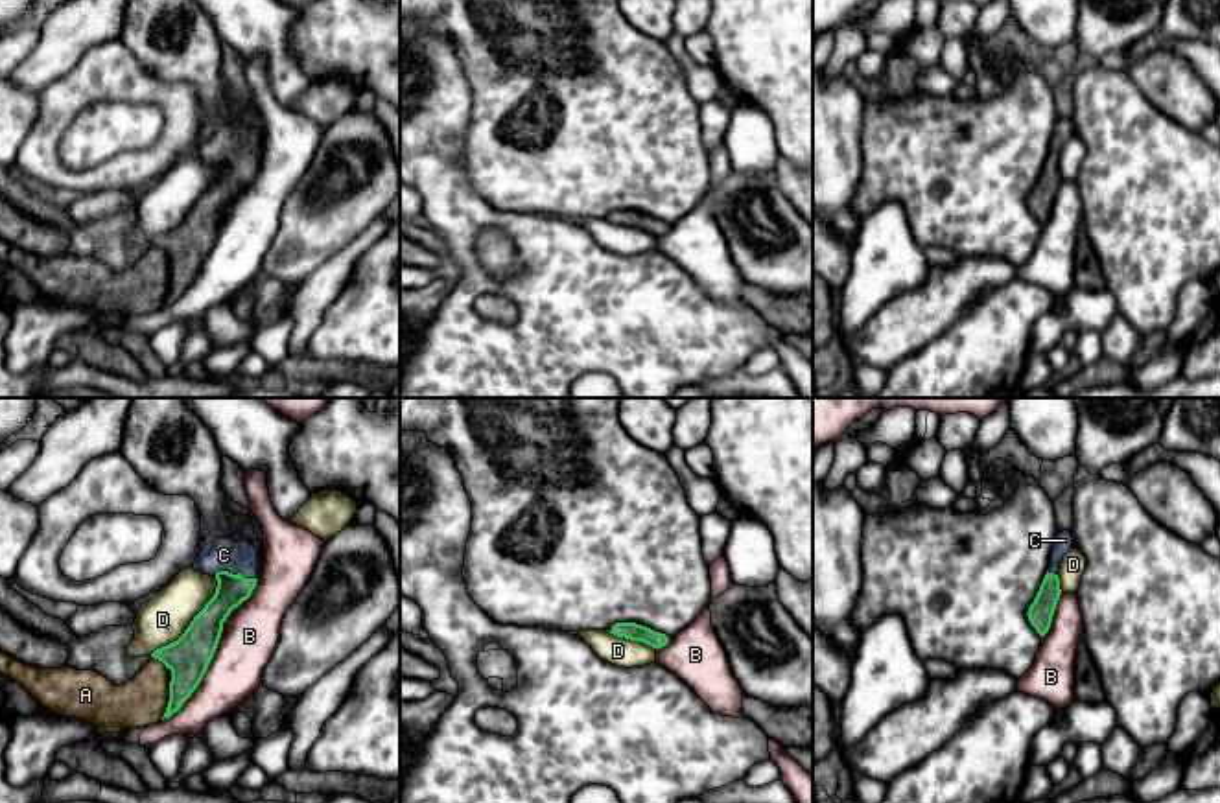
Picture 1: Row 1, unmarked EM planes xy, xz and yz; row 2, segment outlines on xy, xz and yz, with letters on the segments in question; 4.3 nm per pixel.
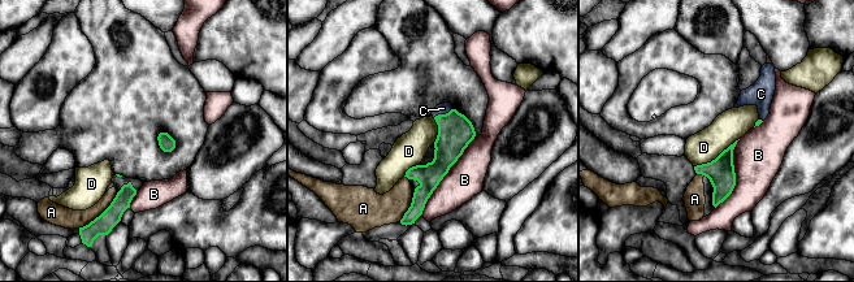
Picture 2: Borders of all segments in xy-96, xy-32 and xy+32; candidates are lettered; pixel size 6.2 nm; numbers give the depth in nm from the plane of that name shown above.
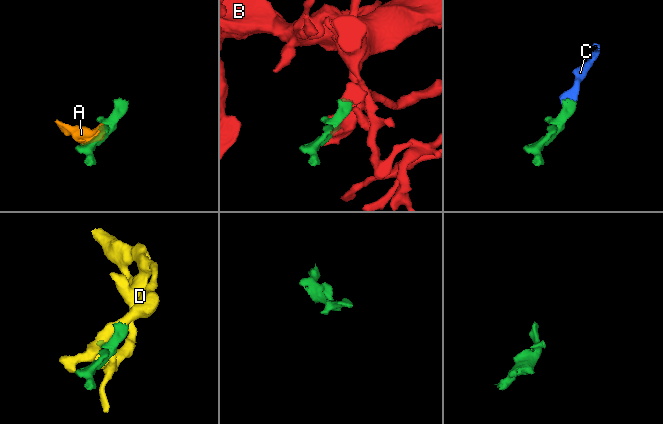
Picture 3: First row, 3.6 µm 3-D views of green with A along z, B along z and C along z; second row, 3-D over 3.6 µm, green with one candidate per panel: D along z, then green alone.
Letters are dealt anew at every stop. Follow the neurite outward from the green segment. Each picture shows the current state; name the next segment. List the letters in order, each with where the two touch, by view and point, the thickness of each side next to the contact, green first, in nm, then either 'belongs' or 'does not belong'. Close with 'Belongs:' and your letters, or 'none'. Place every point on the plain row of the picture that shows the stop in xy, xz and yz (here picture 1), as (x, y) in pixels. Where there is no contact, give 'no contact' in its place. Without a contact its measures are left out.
A: meets green in xy at (170, 288); 190 nm thick on the green side, 220 nm on the other; does not belong
B: meets green in xy at (214, 238); 190 nm thick on the green side, 240 nm on the other; does not belong
C: meets green in xy at (238, 161); 140 nm thick on the green side, 140 nm on the other; belongs
D: meets green in xy at (192, 209); 190 nm thick on the green side, 200 nm on the other; does not belong
Belongs: C

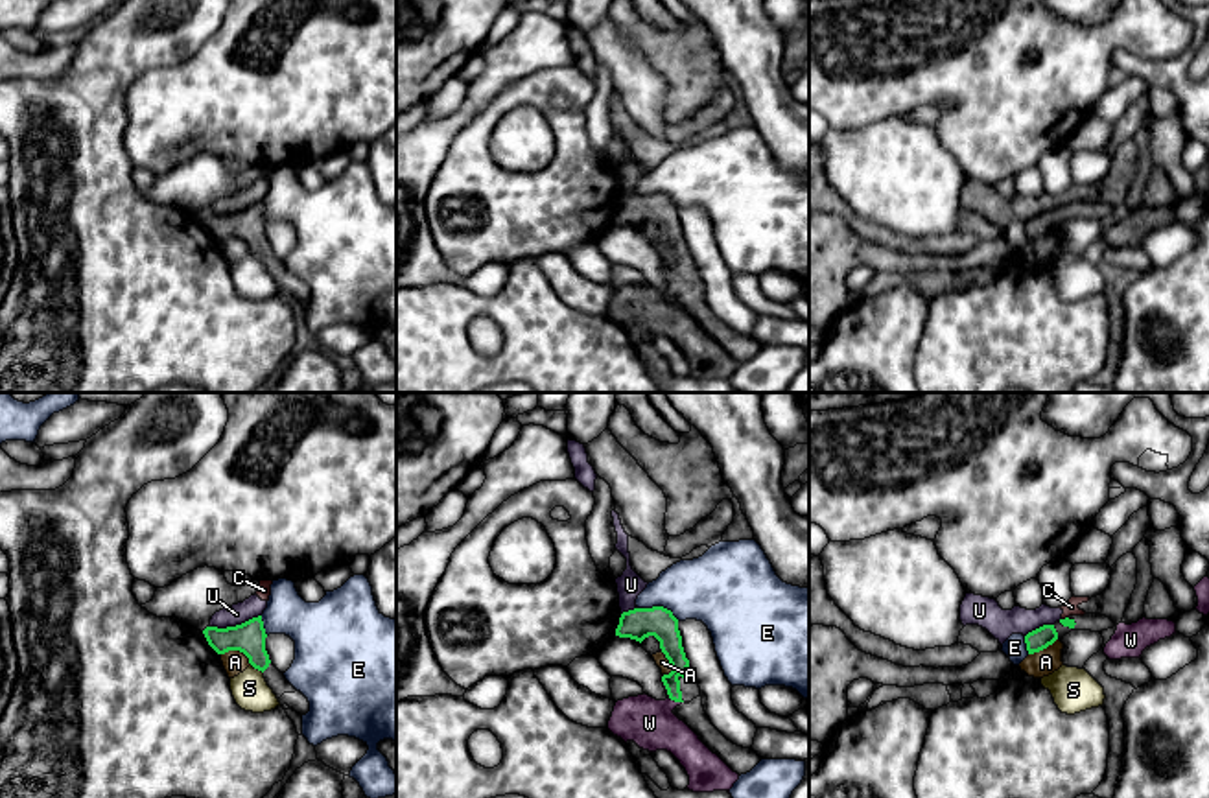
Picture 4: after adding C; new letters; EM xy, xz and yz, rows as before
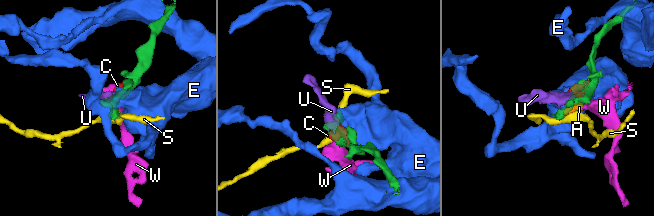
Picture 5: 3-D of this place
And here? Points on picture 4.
A: meets green in xy at (238, 236); 140 nm thick on the green side, 110 nm on the other; does not belong
C: meets green in yz at (1066, 205); 40 nm thick on the green side, 60 nm on the other; does not belong
E: meets green in xz at (658, 194); 140 nm thick on the green side, 300 nm on the other; does not belong
S: meets green in xy at (257, 255); 140 nm thick on the green side, 160 nm on the other; does not belong
U: meets green in xy at (236, 212); 140 nm thick on the green side, 90 nm on the other; does not belong
W: meets green in xz at (669, 284); 100 nm thick on the green side, 220 nm on the other; does not belong
Belongs: none

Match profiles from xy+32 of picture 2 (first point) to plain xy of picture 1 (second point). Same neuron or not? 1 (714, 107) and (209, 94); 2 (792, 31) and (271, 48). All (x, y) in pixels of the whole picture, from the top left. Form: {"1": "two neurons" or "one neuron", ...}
{"1": "two neurons", "2": "one neuron"}

